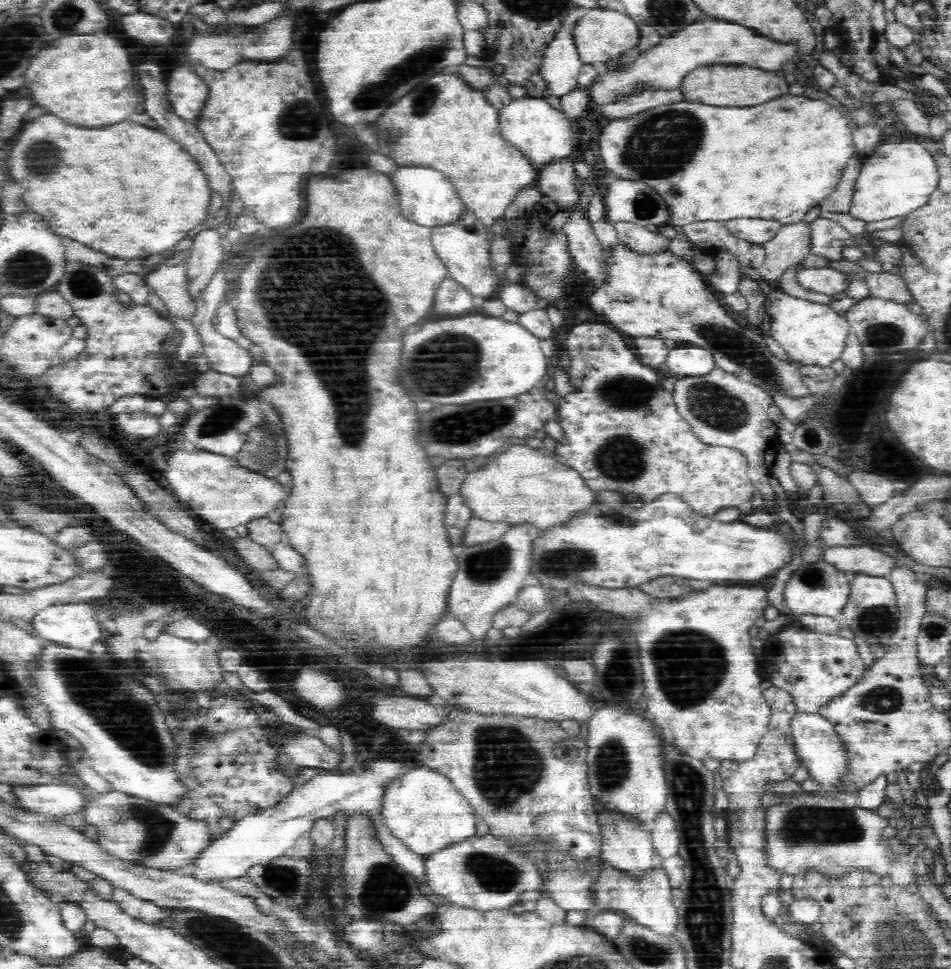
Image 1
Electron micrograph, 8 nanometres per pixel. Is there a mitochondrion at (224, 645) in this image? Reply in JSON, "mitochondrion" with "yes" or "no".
{"mitochondrion":"no"}

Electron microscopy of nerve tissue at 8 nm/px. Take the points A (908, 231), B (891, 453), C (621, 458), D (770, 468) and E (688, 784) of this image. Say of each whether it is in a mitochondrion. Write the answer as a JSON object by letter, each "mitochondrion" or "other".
{"A":"other","B":"other","C":"mitochondrion","D":"other","E":"mitochondrion"}

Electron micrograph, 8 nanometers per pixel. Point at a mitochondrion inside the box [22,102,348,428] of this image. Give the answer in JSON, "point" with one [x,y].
{"point":[44,159]}

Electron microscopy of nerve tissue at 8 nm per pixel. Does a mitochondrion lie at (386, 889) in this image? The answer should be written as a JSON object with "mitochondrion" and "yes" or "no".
{"mitochondrion":"yes"}

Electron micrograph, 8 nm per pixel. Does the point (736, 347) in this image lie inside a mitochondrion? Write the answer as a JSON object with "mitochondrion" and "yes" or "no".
{"mitochondrion":"yes"}

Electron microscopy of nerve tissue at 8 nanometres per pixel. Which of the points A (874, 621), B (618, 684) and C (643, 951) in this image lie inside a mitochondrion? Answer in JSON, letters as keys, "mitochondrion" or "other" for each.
{"A":"mitochondrion","B":"mitochondrion","C":"mitochondrion"}

